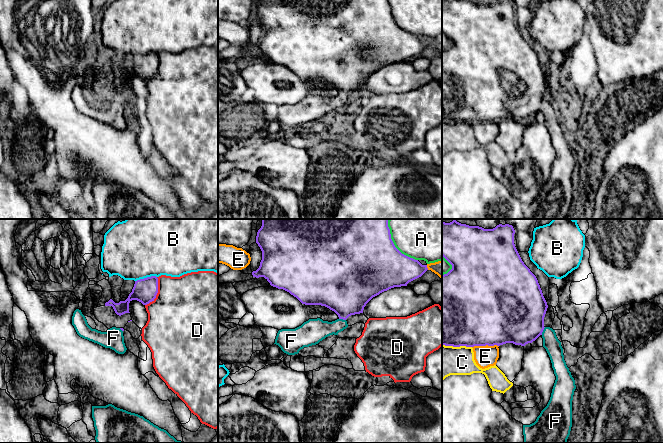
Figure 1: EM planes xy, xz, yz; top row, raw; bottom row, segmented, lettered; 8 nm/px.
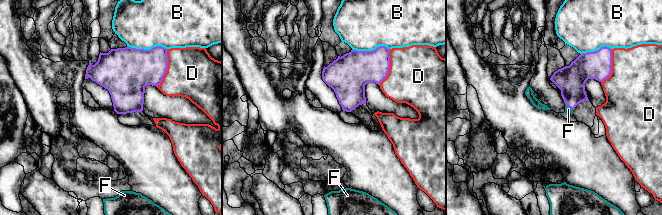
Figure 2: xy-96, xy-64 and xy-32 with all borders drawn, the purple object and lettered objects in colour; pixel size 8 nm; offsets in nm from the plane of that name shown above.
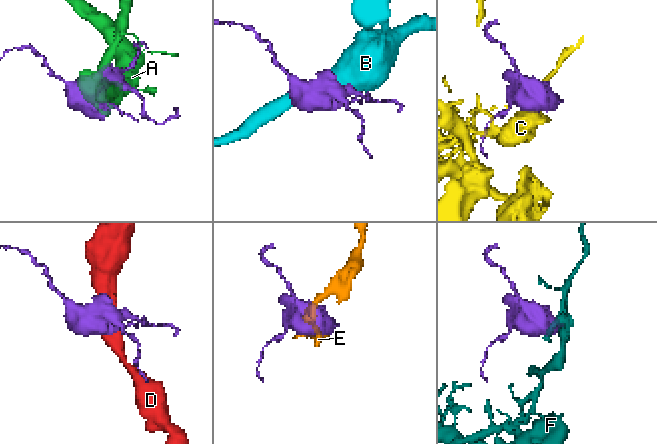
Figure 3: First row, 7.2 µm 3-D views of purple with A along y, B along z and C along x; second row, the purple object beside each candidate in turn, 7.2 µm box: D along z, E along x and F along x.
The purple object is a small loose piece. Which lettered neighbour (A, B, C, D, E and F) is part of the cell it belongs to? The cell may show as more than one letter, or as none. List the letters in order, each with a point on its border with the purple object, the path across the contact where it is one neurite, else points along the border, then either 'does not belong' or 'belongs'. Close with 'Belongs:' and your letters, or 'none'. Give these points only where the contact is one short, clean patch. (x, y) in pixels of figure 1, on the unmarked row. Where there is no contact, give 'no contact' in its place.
A: contact xz (394, 22); does not belong
B: contact xy (145, 54); border xy (156, 52), (147, 52), (135, 57); does not belong
C: contact yz (457, 122); does not belong
D: contact xy (157, 68); does not belong
E: contact yz (485, 121); does not belong
F: contact yz (542, 107); way yz (516, 90), (526, 100), (542, 107), (550, 115), (551, 119); belongs
Belongs: F

